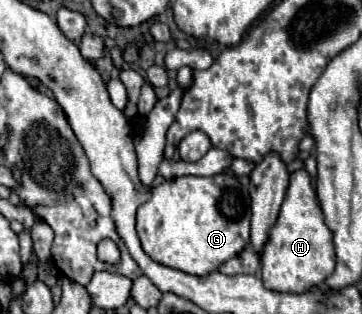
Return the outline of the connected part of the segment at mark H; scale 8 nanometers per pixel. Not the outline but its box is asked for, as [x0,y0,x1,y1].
[261,170,335,294]

